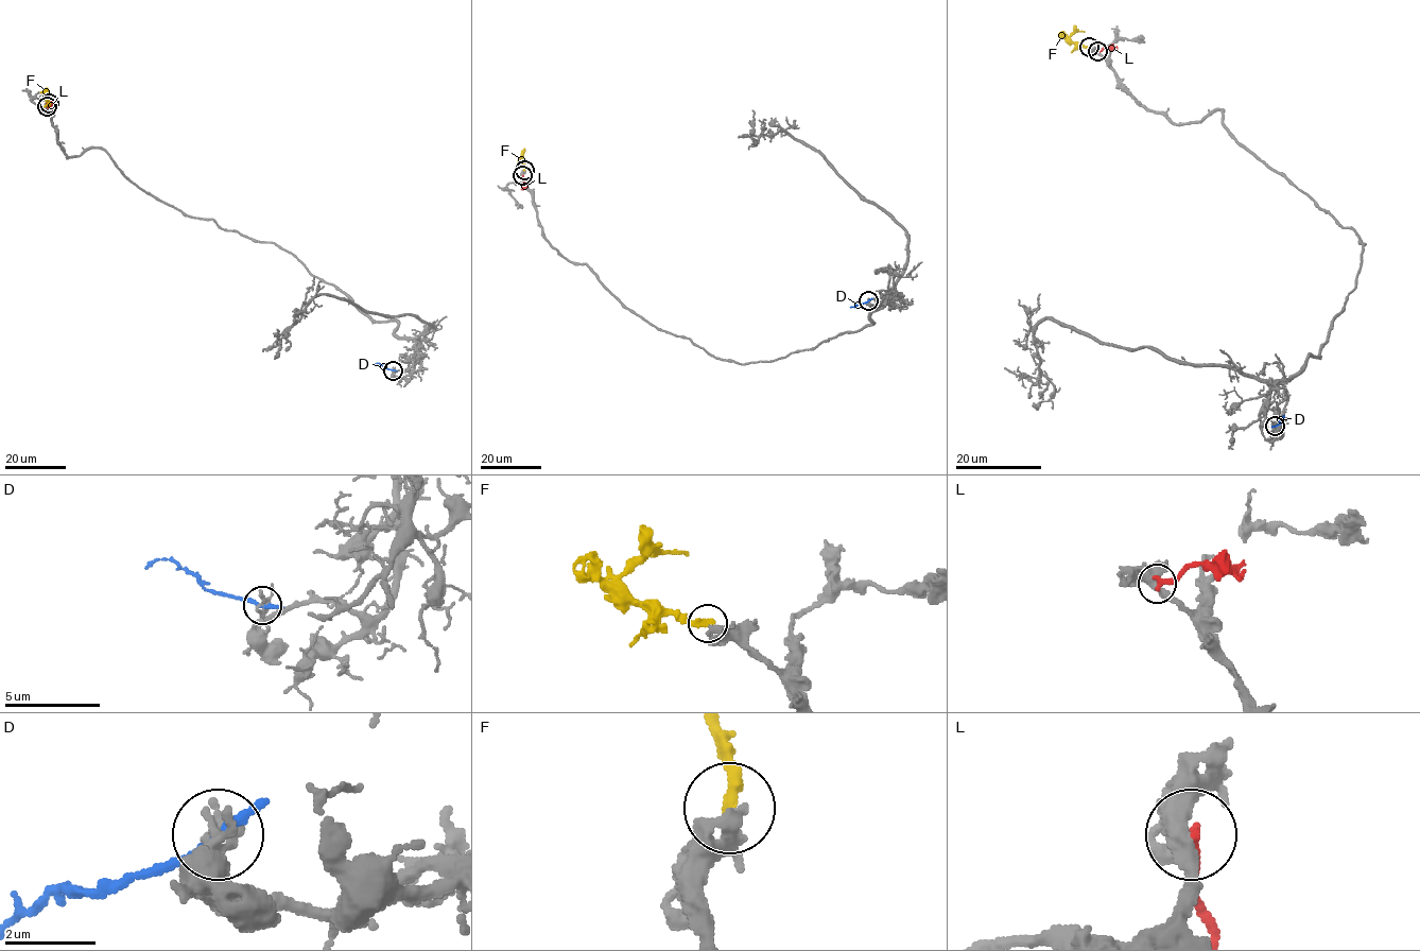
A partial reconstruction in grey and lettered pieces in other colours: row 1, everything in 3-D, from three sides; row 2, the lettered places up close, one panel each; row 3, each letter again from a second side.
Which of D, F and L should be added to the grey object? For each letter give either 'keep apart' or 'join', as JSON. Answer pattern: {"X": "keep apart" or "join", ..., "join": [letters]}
{"D": "keep apart", "F": "join", "L": "keep apart", "join": ["F"]}

